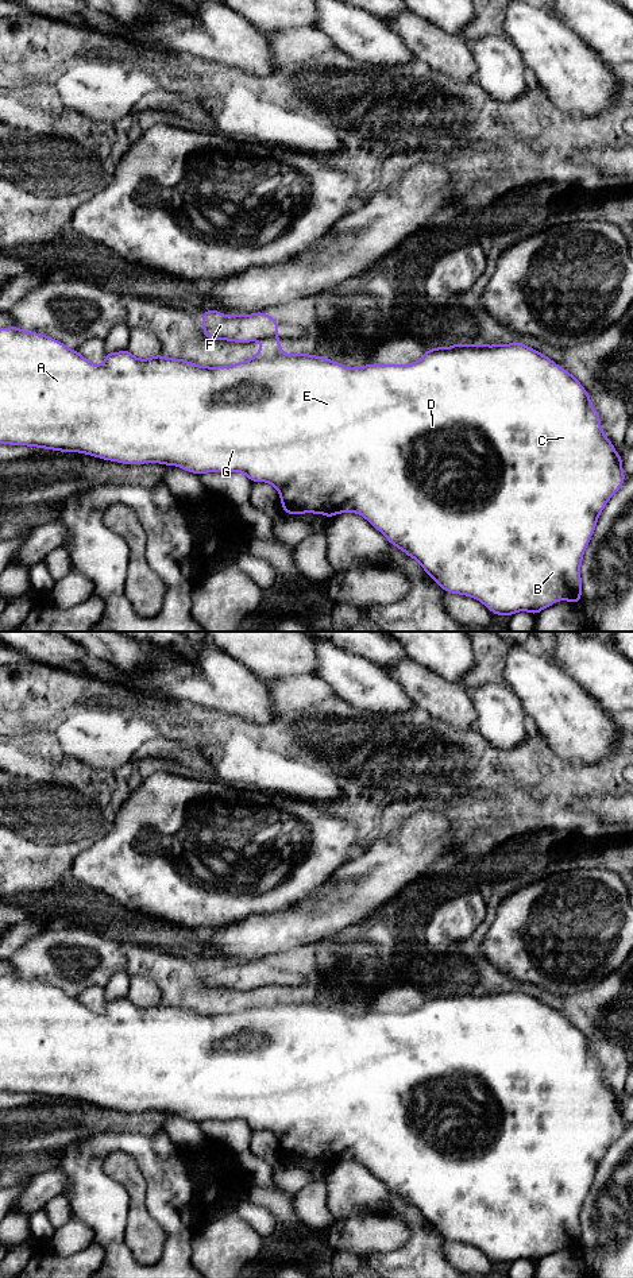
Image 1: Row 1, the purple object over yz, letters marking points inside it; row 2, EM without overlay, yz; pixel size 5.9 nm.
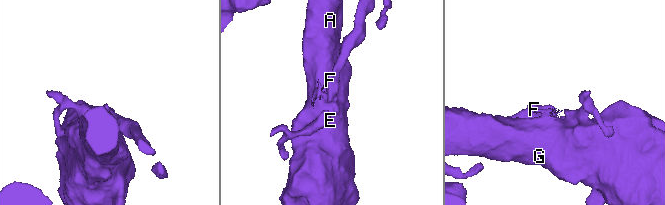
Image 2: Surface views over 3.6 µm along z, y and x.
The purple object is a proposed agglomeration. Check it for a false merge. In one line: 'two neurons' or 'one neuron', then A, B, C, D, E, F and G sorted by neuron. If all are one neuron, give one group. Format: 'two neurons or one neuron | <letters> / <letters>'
two neurons | A B C D E G / F

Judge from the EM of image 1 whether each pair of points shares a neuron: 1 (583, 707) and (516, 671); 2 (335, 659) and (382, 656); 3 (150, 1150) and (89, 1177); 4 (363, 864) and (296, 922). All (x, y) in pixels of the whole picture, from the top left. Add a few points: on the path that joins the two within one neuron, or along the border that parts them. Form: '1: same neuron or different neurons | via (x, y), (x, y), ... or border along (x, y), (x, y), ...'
1: same neuron | via (567, 707), (562, 707), (532, 678)
2: different neurons | border along (335, 645), (361, 655), (385, 670)
3: same neuron | via (131, 1143), (108, 1143), (93, 1158)
4: same neuron | via (359, 884), (332, 911), (316, 919)

